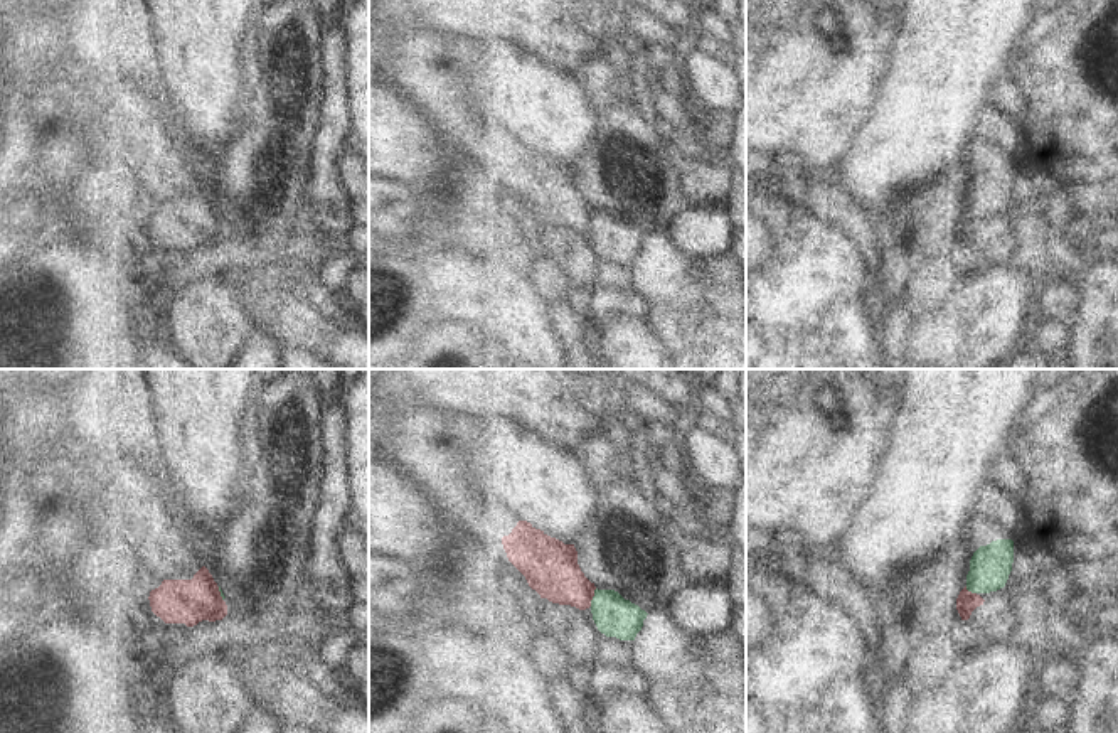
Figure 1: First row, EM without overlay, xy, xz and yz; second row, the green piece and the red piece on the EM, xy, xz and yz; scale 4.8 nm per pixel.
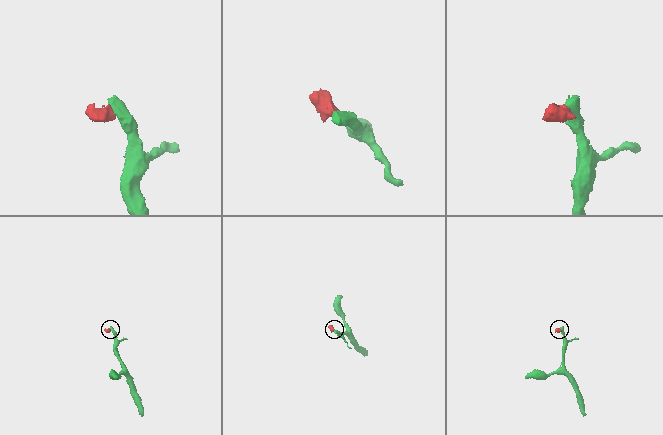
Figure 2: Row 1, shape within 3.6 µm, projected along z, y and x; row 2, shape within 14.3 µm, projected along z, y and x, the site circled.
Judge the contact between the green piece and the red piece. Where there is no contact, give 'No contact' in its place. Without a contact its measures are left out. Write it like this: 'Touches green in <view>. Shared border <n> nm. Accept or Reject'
Touches green in xz. Shared border 90 nm. Reject

